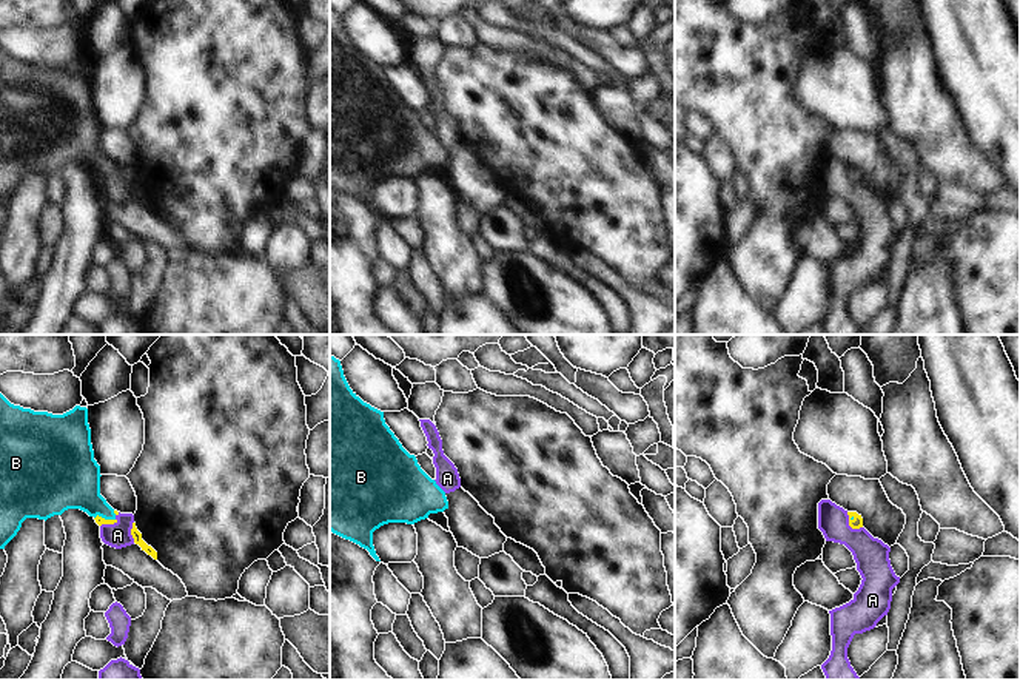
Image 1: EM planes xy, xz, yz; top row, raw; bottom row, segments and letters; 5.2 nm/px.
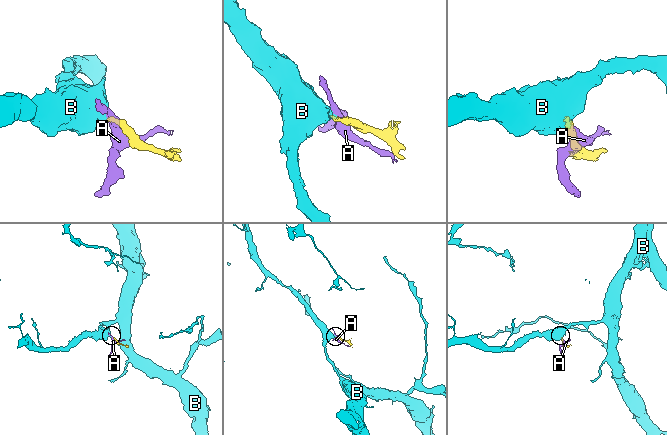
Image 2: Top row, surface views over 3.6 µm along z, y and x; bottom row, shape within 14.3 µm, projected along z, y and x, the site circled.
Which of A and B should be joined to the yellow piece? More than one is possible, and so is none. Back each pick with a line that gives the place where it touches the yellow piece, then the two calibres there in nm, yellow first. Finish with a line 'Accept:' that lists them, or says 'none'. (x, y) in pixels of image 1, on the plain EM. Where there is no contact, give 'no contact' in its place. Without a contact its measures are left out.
B: contact xy (104, 173); calibres 50 and 280 nm
Accept: B

